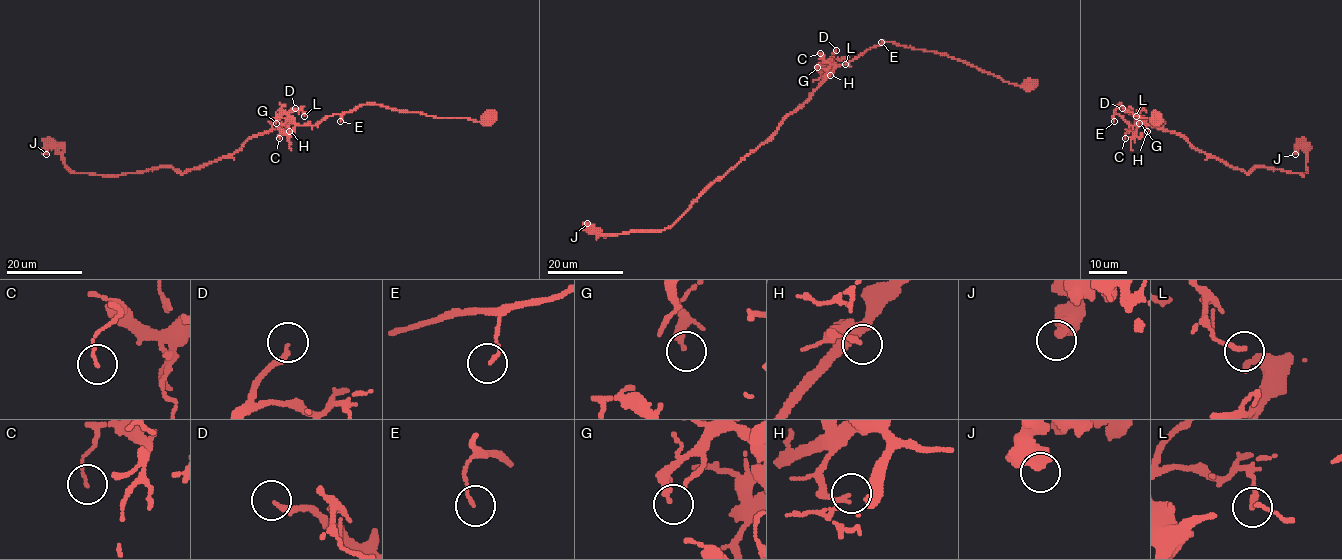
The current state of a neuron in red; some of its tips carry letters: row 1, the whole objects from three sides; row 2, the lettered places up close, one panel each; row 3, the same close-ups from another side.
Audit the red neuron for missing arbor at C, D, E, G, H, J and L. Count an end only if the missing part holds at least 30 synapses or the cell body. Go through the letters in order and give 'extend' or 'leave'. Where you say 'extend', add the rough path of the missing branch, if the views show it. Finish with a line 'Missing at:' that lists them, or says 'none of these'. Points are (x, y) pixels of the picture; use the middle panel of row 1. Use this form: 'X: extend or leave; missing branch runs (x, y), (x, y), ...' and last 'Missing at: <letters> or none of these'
C: leave
D: leave
E: leave
G: leave
H: leave
J: leave
L: leave
Missing at: none of these

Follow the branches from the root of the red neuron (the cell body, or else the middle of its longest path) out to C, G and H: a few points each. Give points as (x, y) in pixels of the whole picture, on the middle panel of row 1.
C: (1028, 85), (1017, 86), (949, 56), (892, 42), (871, 47), (839, 65), (827, 62), (820, 53)
G: (1028, 85), (1017, 86), (949, 56), (892, 42), (871, 47), (845, 64), (817, 67)
H: (1028, 85), (1017, 86), (949, 56), (892, 42), (868, 49), (827, 73), (830, 75)

